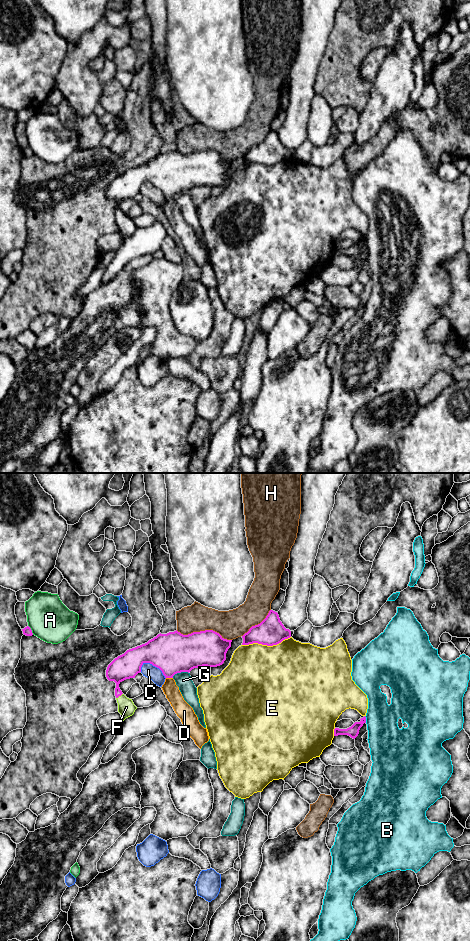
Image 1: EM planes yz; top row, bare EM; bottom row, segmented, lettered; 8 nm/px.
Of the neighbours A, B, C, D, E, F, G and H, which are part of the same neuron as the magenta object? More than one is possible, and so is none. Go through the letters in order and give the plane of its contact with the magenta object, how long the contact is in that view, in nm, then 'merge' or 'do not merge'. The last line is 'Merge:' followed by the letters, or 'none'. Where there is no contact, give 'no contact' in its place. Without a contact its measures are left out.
A: meets magenta in yz; contact 90 nm long; do not merge
B: meets magenta in yz; contact 60 nm long; do not merge
C: meets magenta in yz; contact 220 nm long; do not merge
D: meets magenta in yz; contact 60 nm long; do not merge
E: meets magenta in yz; contact 400 nm long; do not merge
F: meets magenta in yz; contact 70 nm long; merge
G: meets magenta in yz; contact 140 nm long; do not merge
H: meets magenta in yz; contact 460 nm long; do not merge
Merge: F

